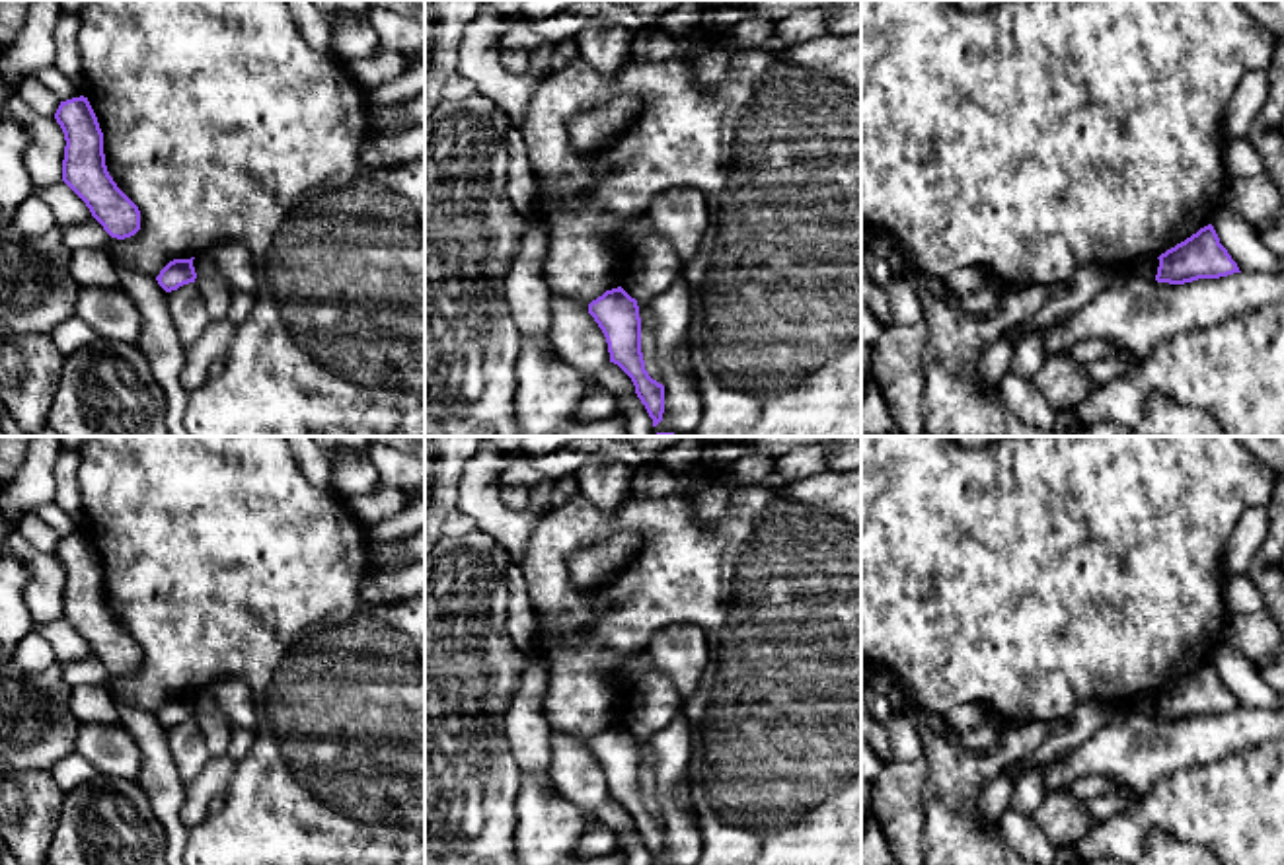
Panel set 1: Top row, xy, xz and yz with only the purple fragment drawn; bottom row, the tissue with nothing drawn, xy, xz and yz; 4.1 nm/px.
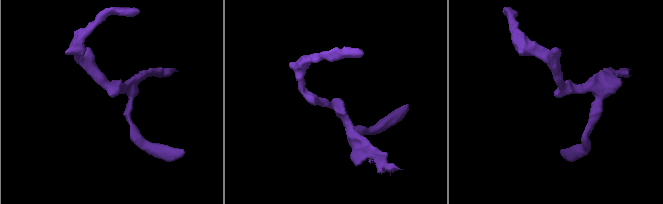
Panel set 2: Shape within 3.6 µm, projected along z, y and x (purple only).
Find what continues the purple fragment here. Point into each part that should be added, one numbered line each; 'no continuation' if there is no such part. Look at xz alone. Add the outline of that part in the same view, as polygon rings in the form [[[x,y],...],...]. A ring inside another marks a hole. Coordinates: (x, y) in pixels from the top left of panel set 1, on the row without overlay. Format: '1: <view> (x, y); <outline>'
no continuation

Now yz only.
no continuation

